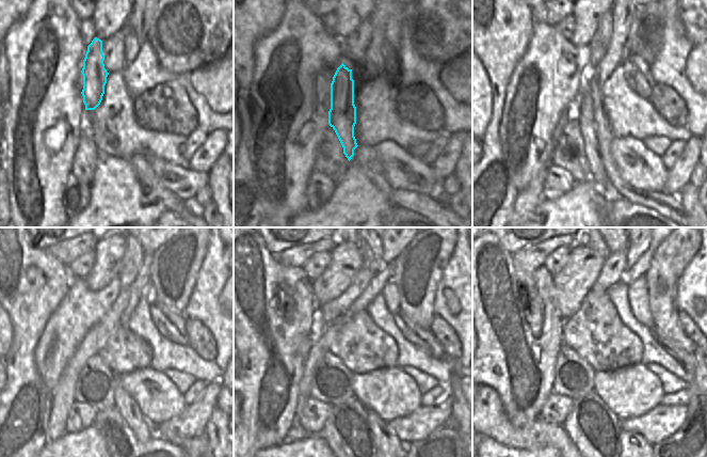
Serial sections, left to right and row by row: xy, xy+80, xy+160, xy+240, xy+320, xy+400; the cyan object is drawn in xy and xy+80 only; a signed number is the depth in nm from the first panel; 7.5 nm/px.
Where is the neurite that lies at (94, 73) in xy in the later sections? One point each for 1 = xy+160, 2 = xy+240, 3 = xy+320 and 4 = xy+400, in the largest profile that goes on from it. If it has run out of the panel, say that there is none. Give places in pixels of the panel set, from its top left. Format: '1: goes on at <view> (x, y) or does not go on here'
1: goes on at xy+160 (595, 130)
2: goes on at xy+240 (126, 405)
3: goes on at xy+320 (388, 444)
4: goes on at xy+400 (631, 444)

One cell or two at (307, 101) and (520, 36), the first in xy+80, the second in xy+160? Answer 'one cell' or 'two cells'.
two cells

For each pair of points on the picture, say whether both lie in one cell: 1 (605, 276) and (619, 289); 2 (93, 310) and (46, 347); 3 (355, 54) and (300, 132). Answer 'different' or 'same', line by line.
1: different
2: same
3: different

